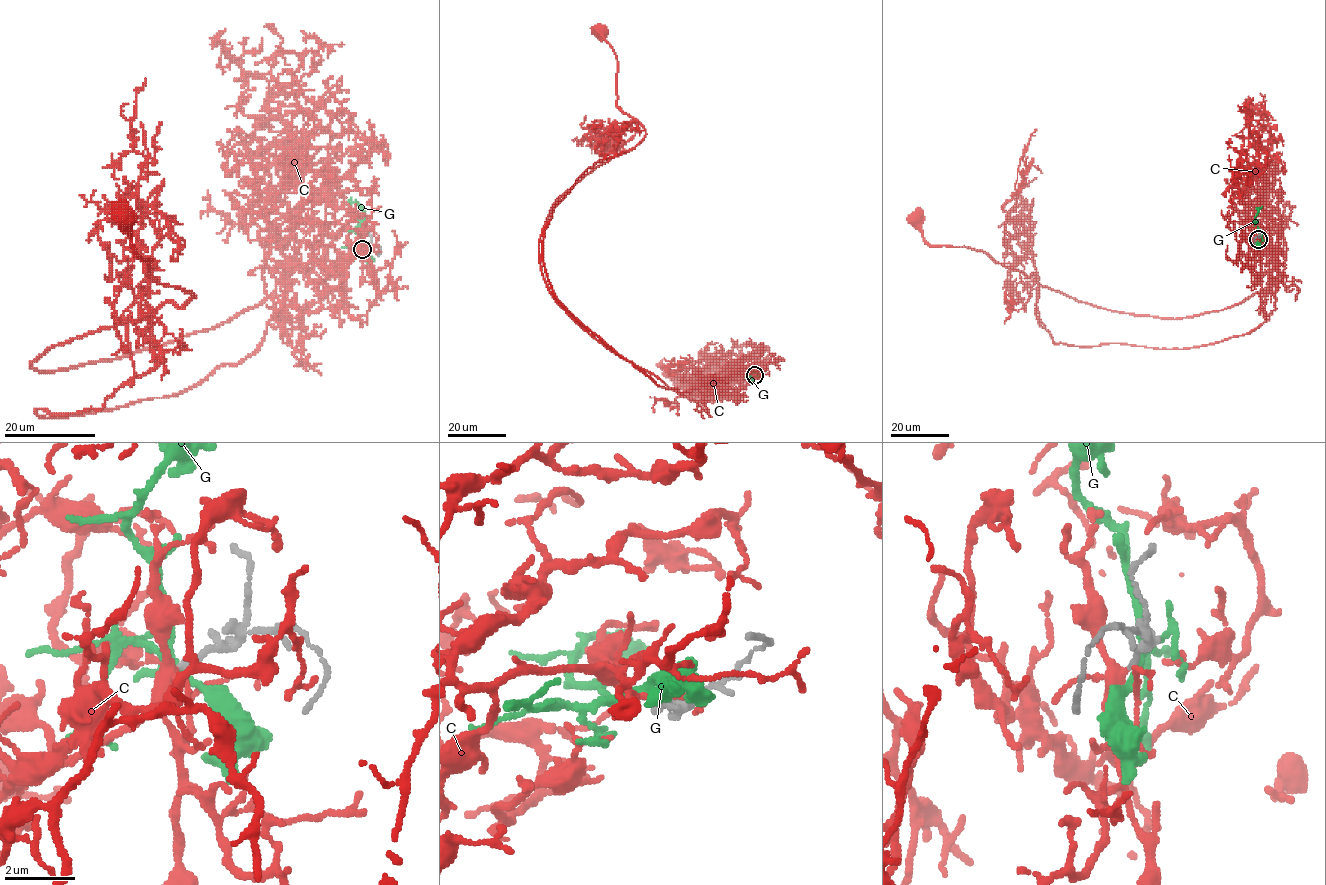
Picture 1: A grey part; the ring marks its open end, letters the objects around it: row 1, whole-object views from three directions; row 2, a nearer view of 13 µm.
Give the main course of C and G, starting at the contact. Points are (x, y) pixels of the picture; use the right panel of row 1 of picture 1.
C: (1258, 239), (1279, 271), (1275, 309), (1248, 333), (1075, 346), (1036, 317), (1033, 272), (930, 245), (915, 219)
G: (1258, 239), (1254, 216), (1262, 206)

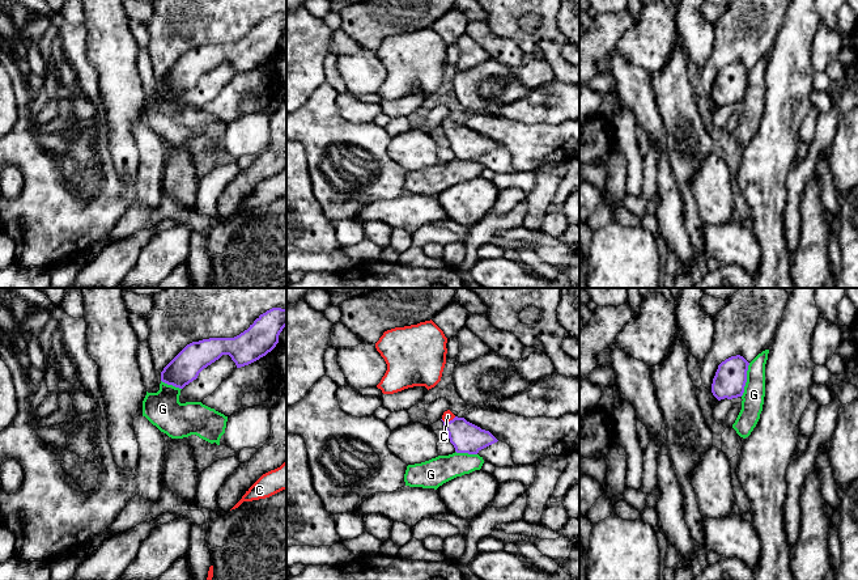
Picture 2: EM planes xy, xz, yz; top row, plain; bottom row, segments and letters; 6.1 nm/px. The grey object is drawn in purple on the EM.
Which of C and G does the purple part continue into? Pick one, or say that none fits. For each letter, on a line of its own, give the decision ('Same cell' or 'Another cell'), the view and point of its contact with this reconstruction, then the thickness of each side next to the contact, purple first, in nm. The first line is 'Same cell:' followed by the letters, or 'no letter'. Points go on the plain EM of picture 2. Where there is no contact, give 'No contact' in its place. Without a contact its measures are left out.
Same cell: C
C: Same cell. Touches purple at xz (447, 128). Thickness 190 nm (purple) against 70 nm
G: Another cell. Touches purple at yz (746, 87). Thickness 200 nm (purple) against 130 nm

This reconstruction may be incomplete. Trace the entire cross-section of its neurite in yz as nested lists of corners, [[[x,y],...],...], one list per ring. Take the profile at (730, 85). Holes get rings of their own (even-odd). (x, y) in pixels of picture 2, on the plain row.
[[[740,62],[731,63],[718,72],[712,90],[713,102],[721,106],[742,103],[749,69]]]

